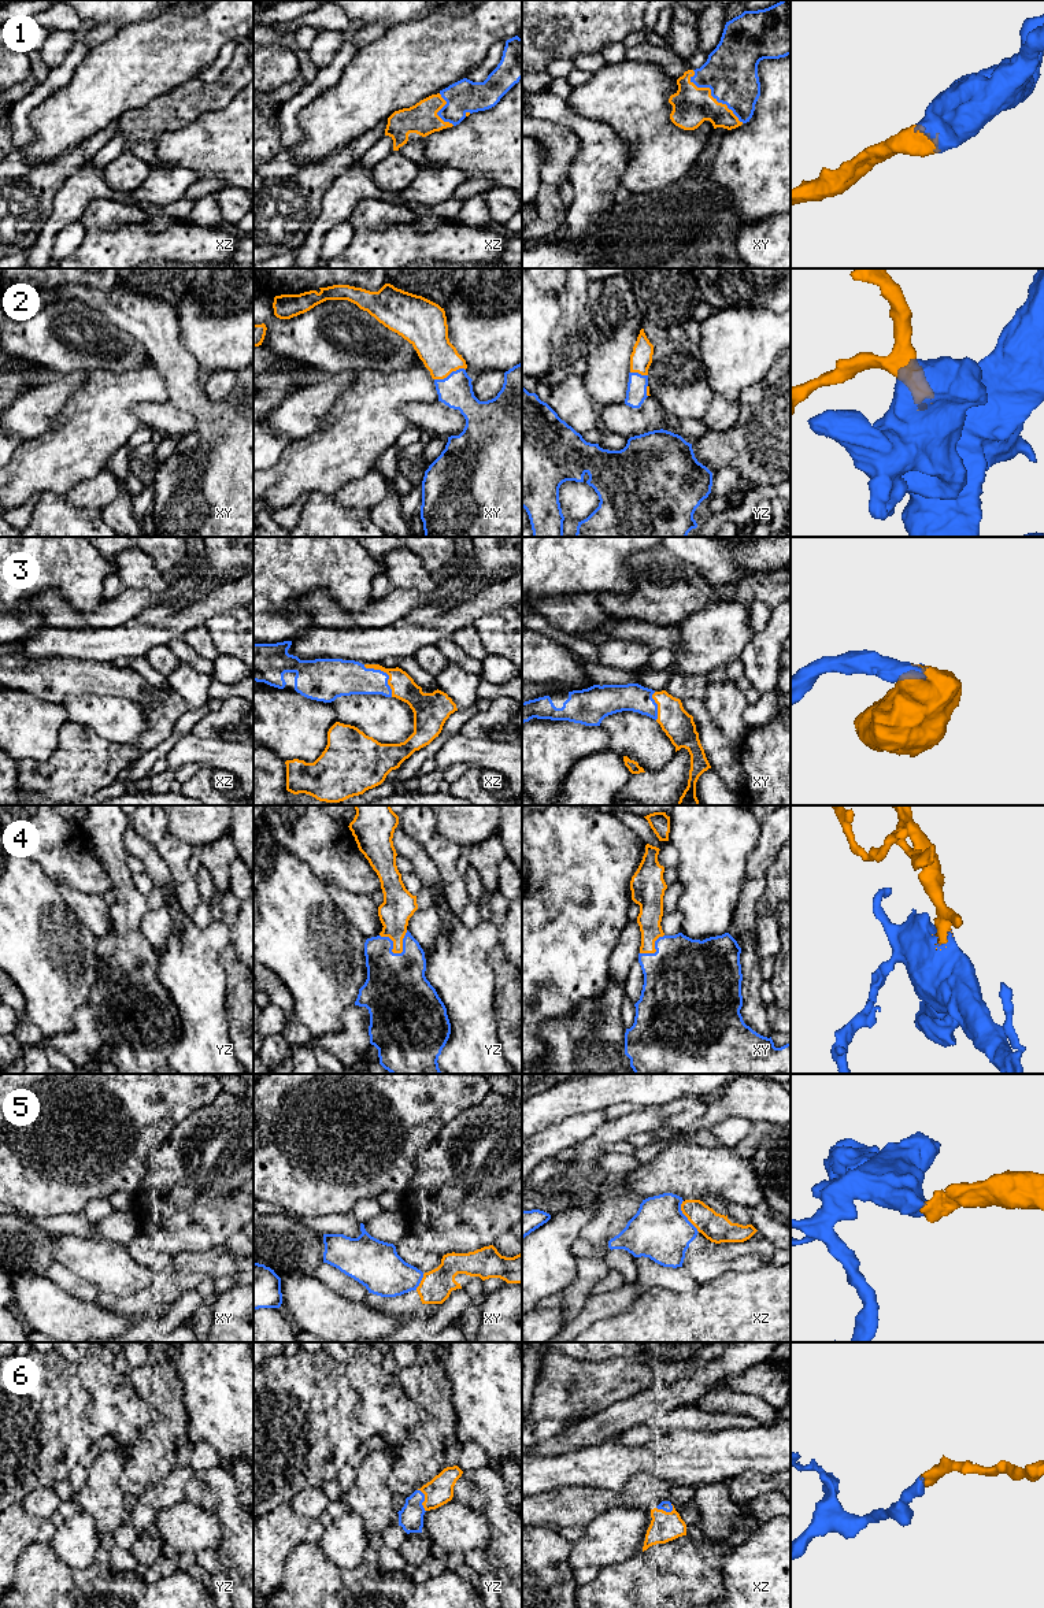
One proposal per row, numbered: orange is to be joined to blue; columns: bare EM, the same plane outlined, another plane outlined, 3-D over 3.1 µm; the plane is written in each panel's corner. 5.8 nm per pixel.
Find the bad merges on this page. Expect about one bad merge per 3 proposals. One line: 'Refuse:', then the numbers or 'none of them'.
Refuse: 5

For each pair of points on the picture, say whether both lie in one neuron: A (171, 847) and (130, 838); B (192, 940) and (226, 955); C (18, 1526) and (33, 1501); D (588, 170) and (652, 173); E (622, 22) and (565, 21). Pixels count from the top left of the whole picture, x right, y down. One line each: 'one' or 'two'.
A: two
B: two
C: two
D: two
E: one

